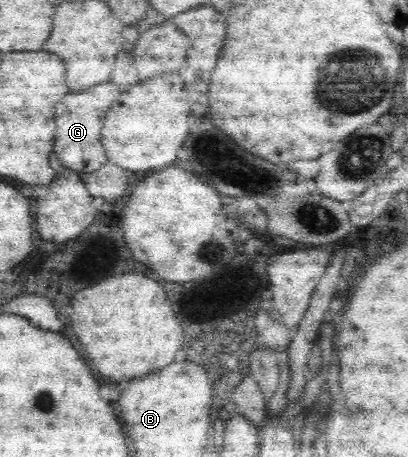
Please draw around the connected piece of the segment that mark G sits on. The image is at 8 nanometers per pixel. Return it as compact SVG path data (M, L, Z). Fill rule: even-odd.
M101 83L99 87L89 87L87 91L79 91L79 93L69 93L65 95L65 99L61 99L55 107L55 123L57 123L57 139L55 139L55 151L59 161L73 169L73 171L95 171L99 169L107 157L105 151L101 147L101 117L99 117L99 103L101 99L105 99L105 111L109 109L109 105L121 95L121 91L117 89L115 83Z

